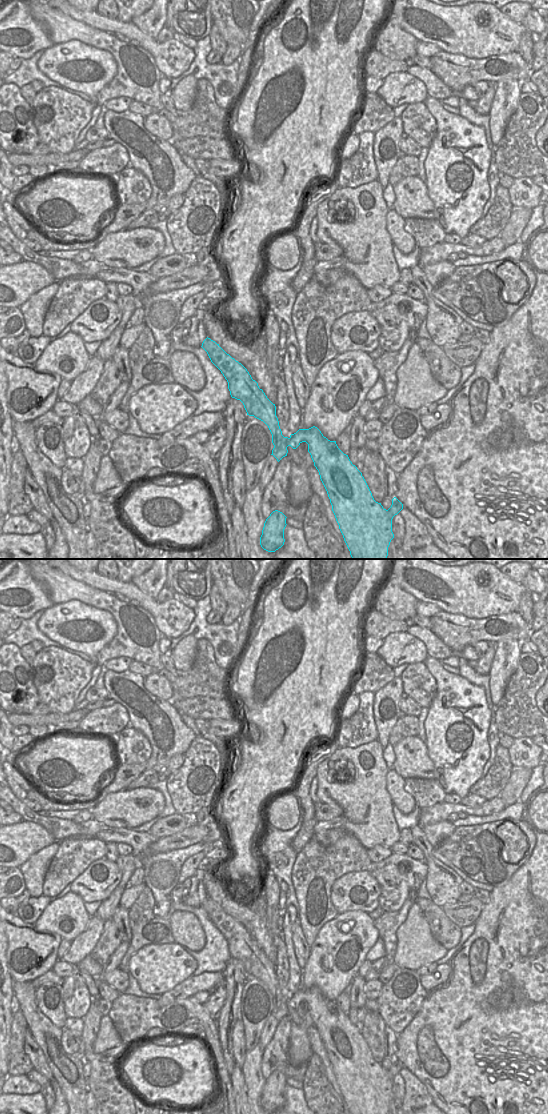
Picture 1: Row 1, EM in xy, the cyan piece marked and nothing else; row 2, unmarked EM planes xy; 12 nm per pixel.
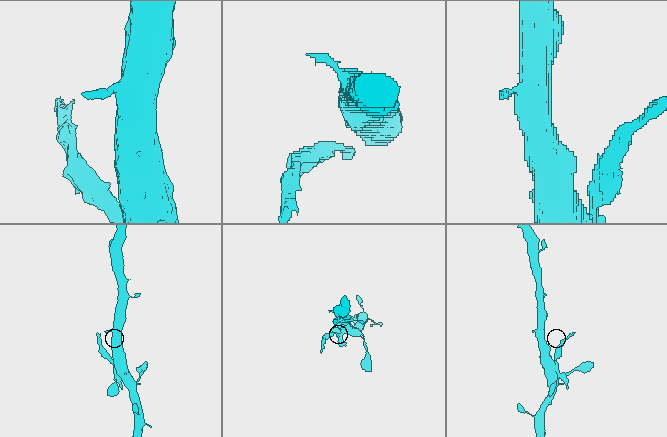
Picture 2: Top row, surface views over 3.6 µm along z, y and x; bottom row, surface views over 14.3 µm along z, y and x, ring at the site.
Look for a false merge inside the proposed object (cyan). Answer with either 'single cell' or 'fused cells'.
fused cells

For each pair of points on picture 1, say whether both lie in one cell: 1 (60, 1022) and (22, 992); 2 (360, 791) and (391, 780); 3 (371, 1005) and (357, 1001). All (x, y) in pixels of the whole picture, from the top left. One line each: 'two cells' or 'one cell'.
1: two cells
2: two cells
3: two cells

